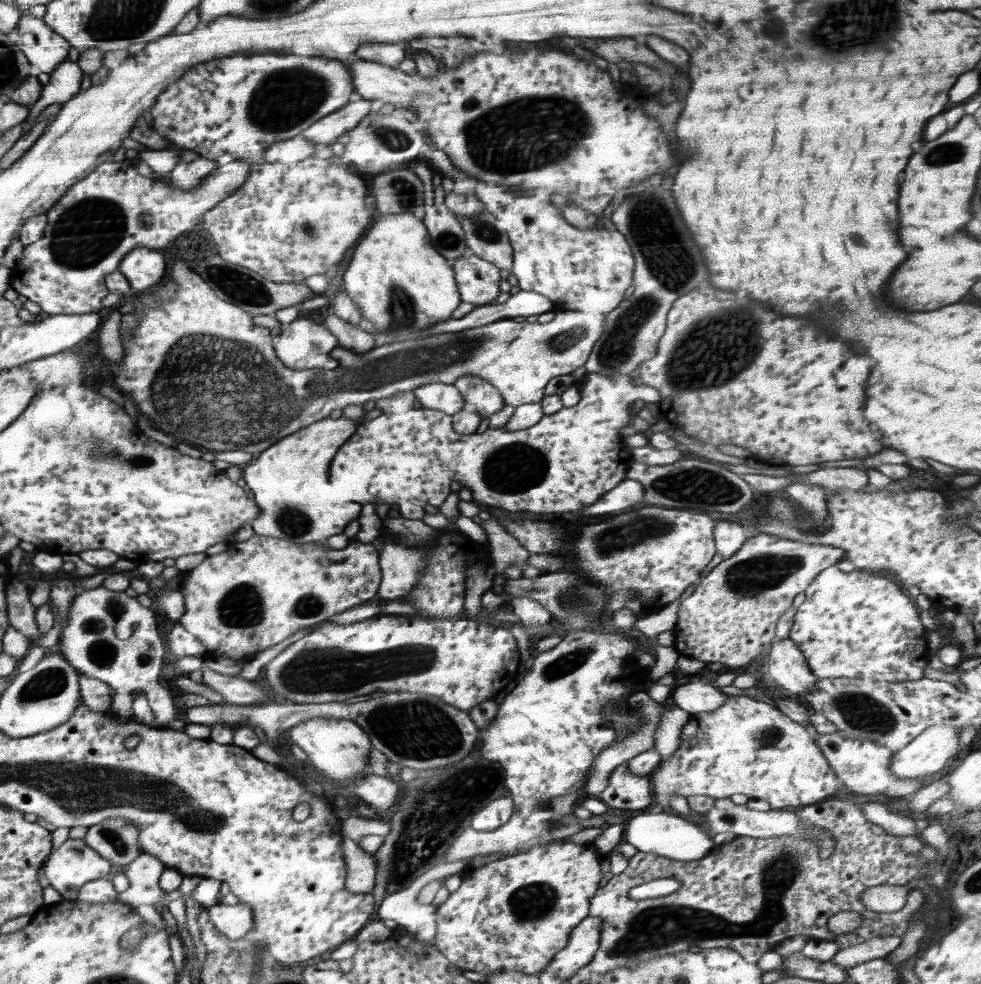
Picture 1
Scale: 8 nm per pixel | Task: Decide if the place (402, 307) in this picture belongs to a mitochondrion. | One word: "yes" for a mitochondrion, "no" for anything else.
yes

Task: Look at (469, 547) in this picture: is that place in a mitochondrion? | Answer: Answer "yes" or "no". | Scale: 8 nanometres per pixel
no

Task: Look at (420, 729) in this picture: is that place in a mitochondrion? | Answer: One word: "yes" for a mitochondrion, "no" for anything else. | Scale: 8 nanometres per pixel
yes

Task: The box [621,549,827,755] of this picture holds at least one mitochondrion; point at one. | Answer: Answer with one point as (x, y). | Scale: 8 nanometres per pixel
(771, 736)

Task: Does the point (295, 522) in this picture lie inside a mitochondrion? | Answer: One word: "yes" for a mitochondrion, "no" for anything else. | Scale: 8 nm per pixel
yes

